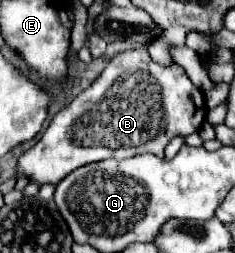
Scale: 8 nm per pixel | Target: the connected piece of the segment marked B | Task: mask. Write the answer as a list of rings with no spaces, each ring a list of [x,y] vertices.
[[[141,46],[135,50],[125,50],[107,62],[105,70],[87,90],[83,90],[71,104],[55,114],[41,142],[37,142],[29,152],[19,158],[19,172],[27,174],[37,184],[59,184],[67,174],[91,162],[101,162],[107,158],[123,160],[145,152],[163,158],[165,146],[179,134],[197,132],[205,120],[205,114],[207,110],[203,92],[189,80],[185,68],[177,64],[157,64],[151,60],[147,48]]]

